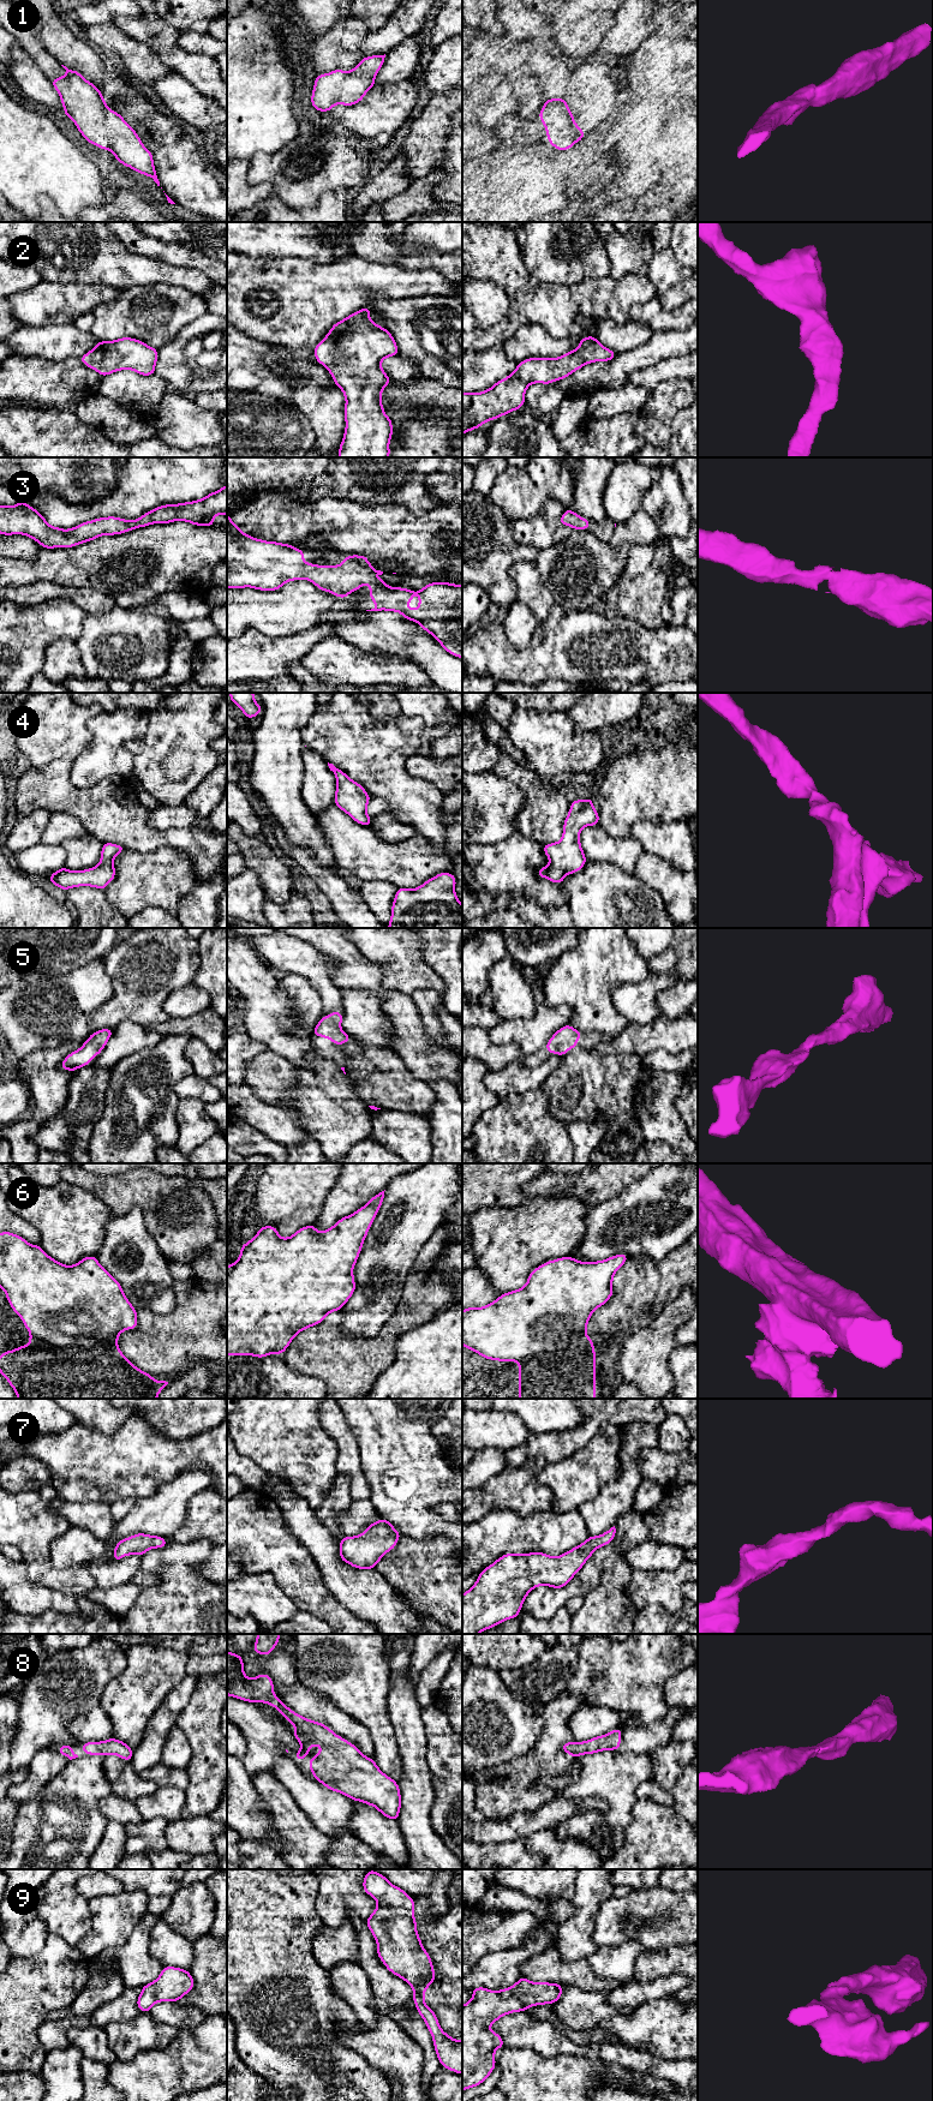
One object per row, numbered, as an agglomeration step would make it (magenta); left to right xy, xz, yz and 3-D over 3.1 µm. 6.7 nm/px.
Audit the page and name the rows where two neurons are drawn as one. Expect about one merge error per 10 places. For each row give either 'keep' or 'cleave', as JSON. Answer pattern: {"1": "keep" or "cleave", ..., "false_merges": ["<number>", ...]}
{"1": "keep", "2": "keep", "3": "keep", "4": "keep", "5": "keep", "6": "keep", "7": "keep", "8": "keep", "9": "keep", "false_merges": []}

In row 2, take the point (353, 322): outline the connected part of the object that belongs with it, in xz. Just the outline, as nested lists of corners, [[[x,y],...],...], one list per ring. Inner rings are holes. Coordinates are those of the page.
[[[363,307],[335,323],[313,349],[317,363],[329,371],[346,399],[343,409],[346,429],[337,457],[389,457],[390,455],[393,424],[384,413],[381,394],[393,381],[381,364],[383,359],[399,354],[399,348],[388,329],[370,319],[370,311],[371,307]]]

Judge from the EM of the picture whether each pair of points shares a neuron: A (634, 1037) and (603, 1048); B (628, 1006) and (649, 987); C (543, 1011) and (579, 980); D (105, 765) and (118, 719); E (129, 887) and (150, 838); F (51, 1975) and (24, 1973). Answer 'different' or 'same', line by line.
A: same
B: same
C: different
D: same
E: different
F: same

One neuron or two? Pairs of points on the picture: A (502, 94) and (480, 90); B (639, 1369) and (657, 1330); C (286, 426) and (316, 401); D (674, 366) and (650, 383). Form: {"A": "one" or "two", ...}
{"A": "two", "B": "one", "C": "two", "D": "one"}

